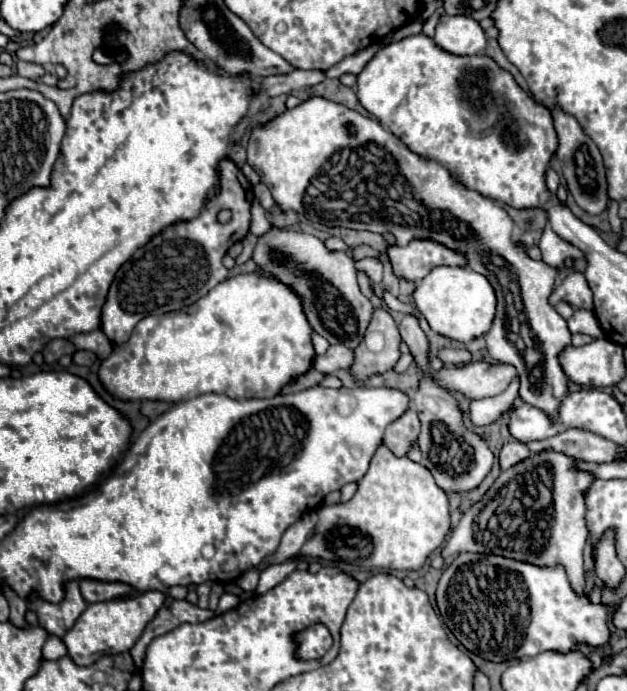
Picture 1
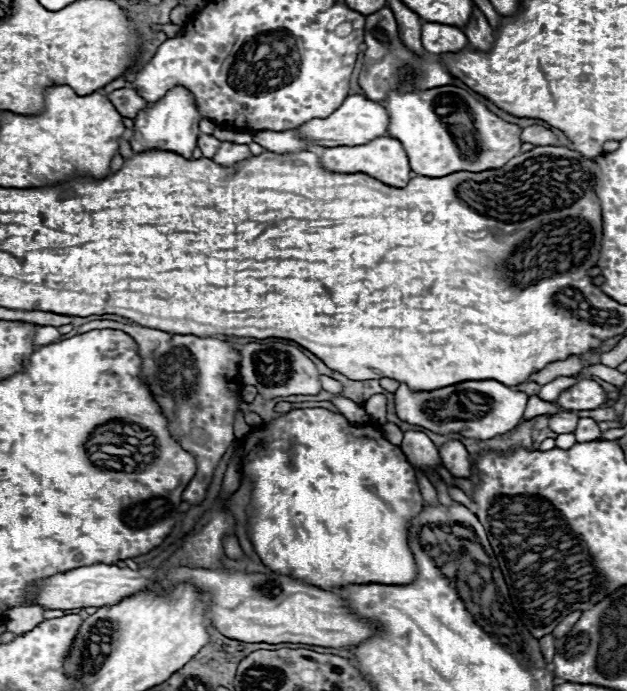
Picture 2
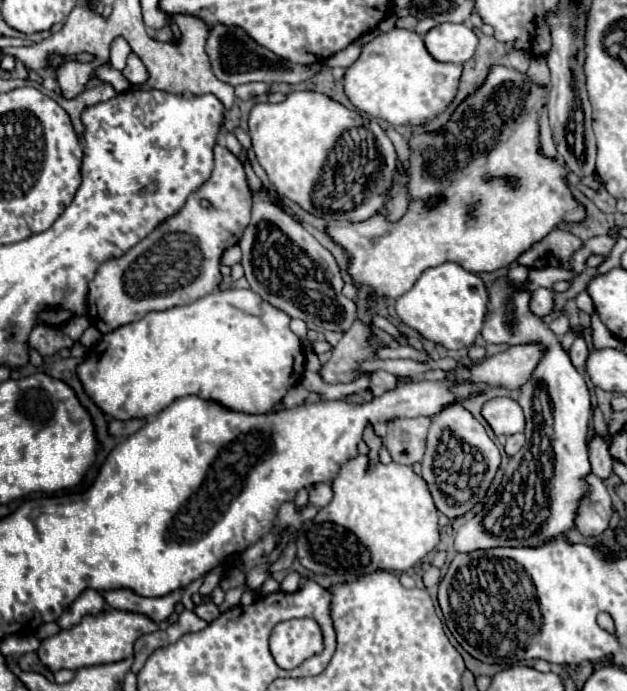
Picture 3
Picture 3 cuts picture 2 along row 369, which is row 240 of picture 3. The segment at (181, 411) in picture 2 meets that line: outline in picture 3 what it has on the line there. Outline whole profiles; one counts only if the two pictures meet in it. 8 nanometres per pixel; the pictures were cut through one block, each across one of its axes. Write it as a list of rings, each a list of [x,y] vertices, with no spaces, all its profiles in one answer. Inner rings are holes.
[[[216,144],[212,176],[188,196],[182,210],[166,218],[122,258],[108,260],[98,268],[96,278],[88,286],[86,300],[90,324],[106,334],[118,326],[140,320],[148,312],[186,306],[214,292],[222,280],[222,252],[242,238],[250,222],[250,208],[252,192],[240,160],[226,146]],[[202,198],[210,202],[208,208],[200,206]]]

